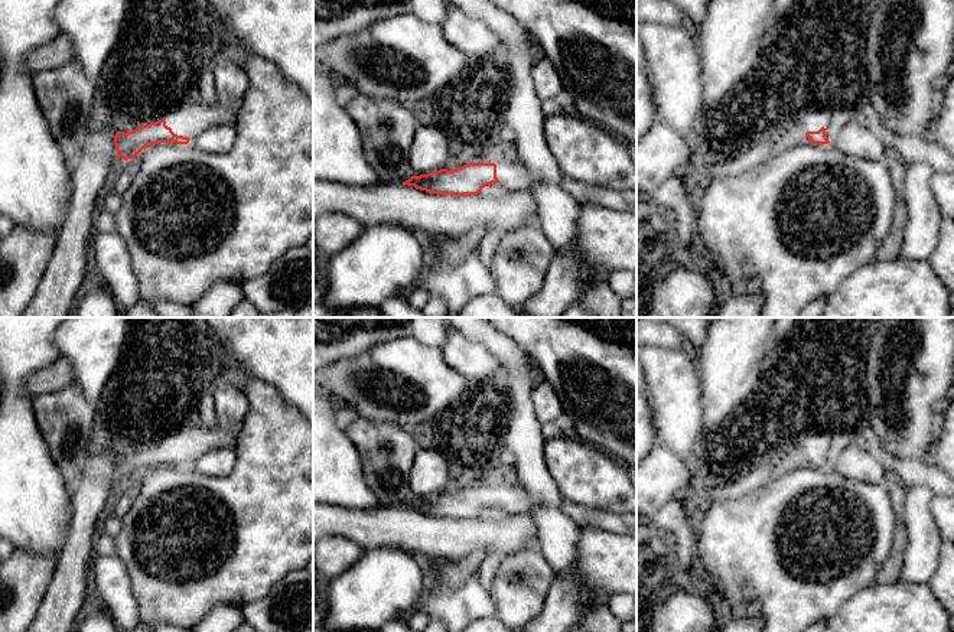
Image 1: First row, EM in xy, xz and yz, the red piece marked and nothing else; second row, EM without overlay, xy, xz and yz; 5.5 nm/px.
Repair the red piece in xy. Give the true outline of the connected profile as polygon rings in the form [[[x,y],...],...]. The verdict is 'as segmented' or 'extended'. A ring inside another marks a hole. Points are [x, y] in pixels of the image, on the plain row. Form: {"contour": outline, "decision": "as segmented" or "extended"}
{"contour": [[[192,424],[166,436],[156,446],[139,449],[128,456],[117,455],[115,475],[118,480],[127,483],[157,466],[188,468],[192,460],[222,446],[235,447],[235,437],[224,434],[218,427],[206,429]]], "decision": "extended"}

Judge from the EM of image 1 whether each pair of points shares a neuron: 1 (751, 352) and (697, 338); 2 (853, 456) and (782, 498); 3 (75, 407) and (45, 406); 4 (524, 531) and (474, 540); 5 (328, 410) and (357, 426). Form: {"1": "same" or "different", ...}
{"1": "different", "2": "different", "3": "same", "4": "same", "5": "different"}

